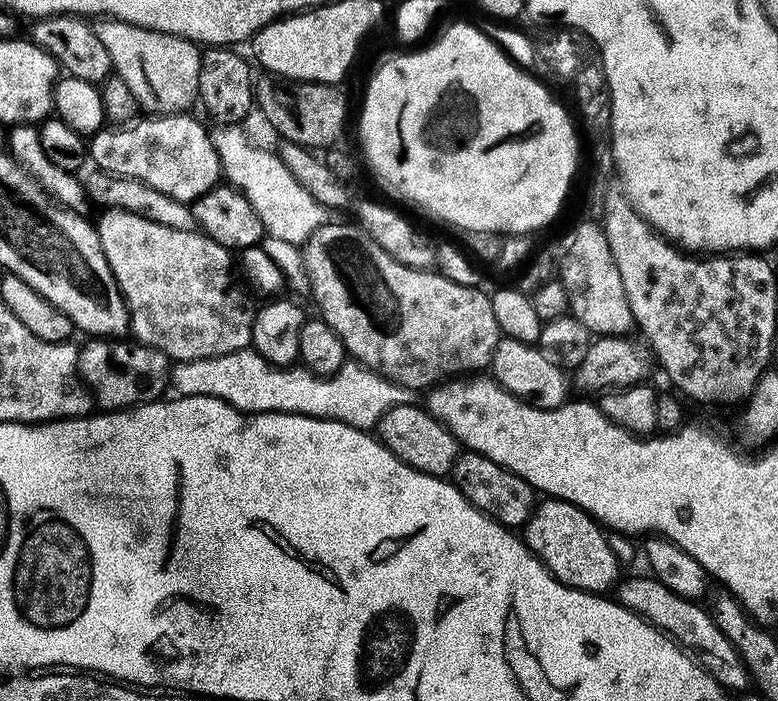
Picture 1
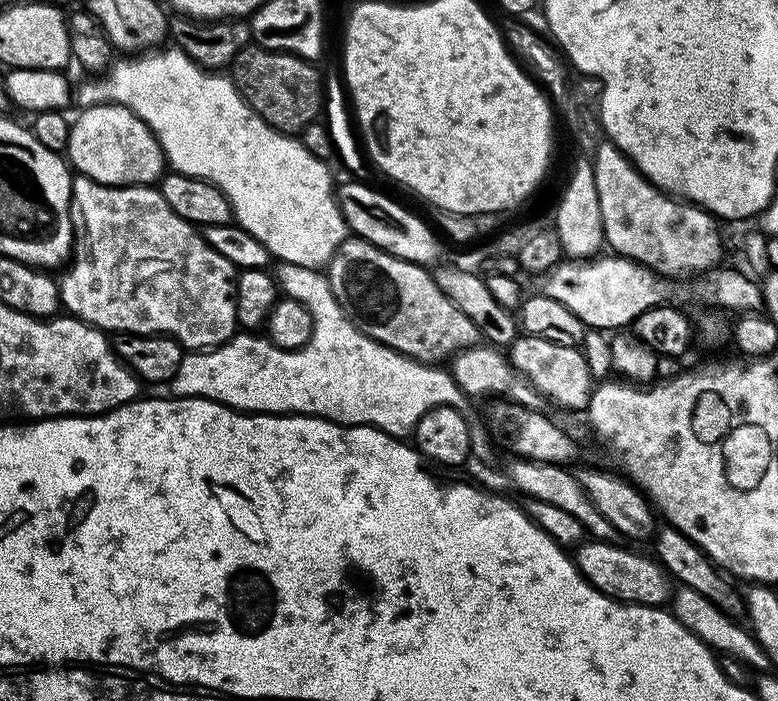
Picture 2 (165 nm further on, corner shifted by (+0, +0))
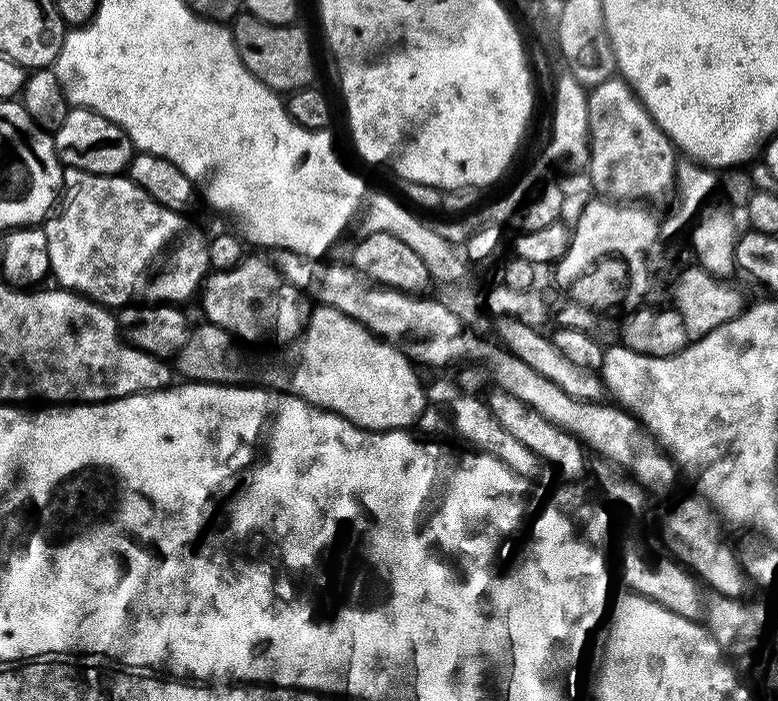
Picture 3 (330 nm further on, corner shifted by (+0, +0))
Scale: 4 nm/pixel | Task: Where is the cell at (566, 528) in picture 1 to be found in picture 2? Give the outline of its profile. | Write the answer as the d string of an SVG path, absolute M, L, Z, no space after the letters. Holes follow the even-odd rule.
M586 540L577 547L574 559L580 572L592 585L621 603L659 607L669 601L672 592L671 586L668 586L669 577L653 557L646 558L609 541Z

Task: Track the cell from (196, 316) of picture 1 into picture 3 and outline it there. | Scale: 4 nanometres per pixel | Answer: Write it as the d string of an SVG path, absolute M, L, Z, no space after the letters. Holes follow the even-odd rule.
M72 170L66 180L68 185L63 189L58 211L49 224L43 225L46 250L50 250L50 276L60 283L57 285L61 289L75 292L109 310L127 308L129 304L180 306L185 303L183 300L201 291L210 272L209 241L204 240L198 229L191 228L181 213L154 202L126 174L94 176L91 172Z

